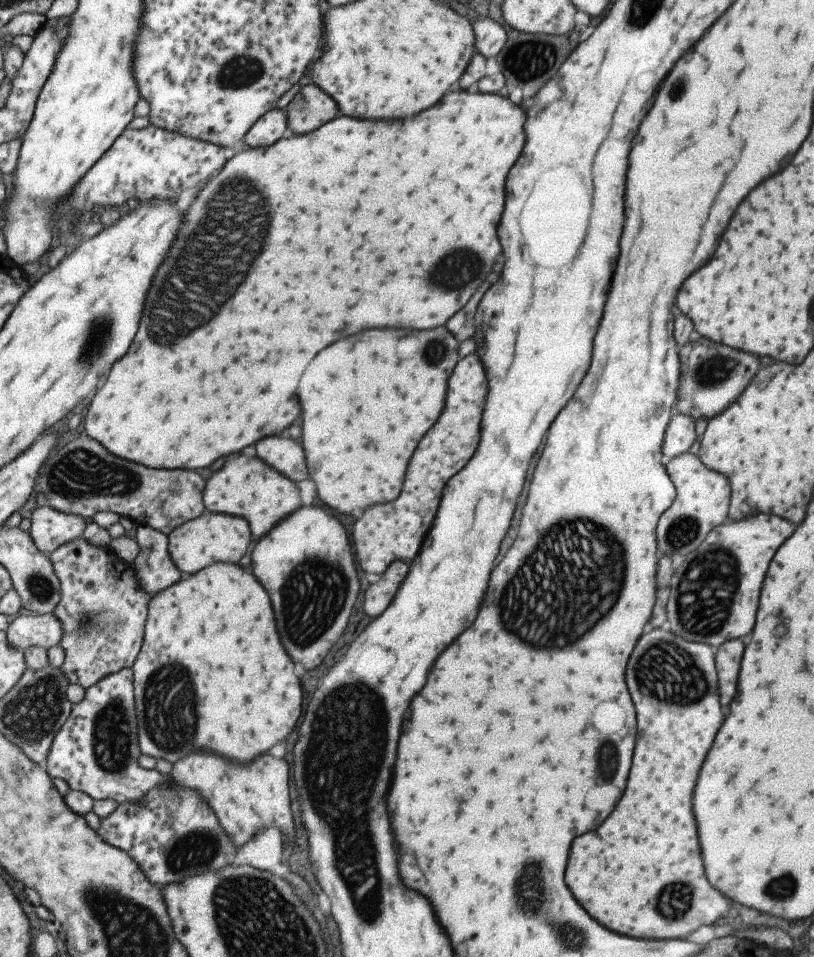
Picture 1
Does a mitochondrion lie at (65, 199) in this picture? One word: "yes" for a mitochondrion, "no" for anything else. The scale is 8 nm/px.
no

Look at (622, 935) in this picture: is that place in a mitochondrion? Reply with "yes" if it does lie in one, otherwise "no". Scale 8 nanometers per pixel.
no

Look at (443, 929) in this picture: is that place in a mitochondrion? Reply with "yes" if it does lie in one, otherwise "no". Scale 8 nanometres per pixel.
no

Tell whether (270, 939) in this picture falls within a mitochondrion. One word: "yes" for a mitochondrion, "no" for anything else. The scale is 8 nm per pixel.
yes

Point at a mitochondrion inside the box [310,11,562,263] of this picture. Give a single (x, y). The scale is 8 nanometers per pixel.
(529, 60)

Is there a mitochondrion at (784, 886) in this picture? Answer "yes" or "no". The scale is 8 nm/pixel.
yes

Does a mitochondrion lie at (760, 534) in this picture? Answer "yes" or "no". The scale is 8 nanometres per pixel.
no

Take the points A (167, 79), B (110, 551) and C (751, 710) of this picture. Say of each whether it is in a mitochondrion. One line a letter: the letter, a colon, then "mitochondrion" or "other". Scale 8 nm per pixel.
A: mitochondrion
B: other
C: other

